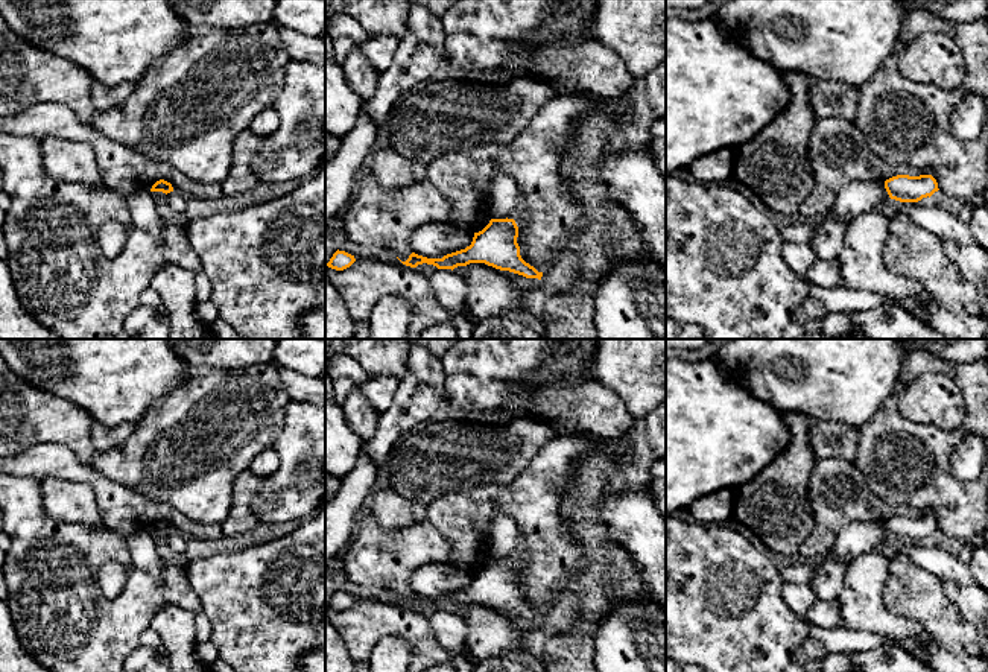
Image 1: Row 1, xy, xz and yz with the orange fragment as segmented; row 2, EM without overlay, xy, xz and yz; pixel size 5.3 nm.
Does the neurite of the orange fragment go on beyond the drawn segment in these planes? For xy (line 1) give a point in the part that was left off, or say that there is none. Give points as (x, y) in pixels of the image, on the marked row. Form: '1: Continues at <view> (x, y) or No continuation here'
1: No continuation here

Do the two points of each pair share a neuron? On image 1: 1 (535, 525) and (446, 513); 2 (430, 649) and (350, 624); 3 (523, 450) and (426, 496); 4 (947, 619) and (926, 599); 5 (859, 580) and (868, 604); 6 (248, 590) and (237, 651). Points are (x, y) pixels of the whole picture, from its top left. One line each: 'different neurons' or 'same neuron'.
1: same neuron
2: same neuron
3: same neuron
4: same neuron
5: same neuron
6: same neuron

